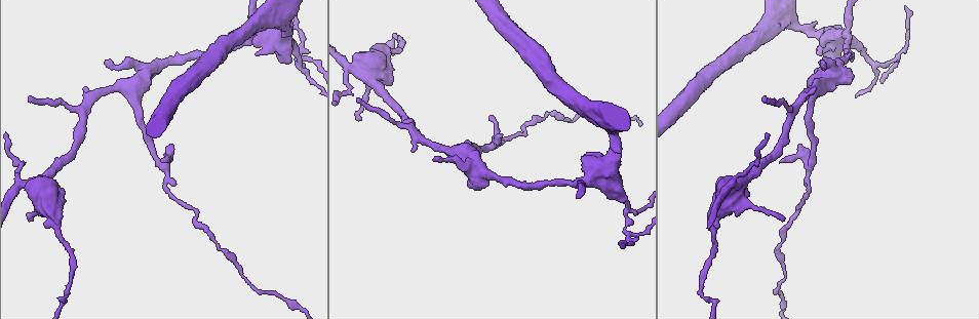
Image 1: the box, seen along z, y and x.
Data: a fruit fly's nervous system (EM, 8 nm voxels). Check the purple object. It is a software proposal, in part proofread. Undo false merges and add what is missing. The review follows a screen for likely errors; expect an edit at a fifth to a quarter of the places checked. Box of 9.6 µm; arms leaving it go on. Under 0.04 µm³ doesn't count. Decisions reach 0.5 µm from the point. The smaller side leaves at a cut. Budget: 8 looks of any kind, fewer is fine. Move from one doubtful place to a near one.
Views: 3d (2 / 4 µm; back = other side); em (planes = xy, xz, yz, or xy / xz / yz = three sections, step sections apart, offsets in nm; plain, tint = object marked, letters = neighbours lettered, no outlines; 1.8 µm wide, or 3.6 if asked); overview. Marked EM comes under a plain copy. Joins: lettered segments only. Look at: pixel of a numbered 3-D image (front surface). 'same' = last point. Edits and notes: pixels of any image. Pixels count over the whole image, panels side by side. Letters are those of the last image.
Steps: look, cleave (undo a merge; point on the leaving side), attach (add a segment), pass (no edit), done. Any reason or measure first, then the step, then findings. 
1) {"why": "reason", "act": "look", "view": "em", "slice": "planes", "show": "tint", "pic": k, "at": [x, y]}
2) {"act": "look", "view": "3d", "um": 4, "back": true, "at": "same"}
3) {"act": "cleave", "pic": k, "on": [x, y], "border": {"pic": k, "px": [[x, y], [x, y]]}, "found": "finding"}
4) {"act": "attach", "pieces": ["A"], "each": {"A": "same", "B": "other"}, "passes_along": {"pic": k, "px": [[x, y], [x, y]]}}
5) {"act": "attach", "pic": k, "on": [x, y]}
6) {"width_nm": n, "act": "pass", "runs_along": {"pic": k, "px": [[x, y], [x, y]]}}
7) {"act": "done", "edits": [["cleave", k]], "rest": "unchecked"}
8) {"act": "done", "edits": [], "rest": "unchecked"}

{"why": "thick turns thin", "act": "look", "view": "em", "um": 3.6, "slice": "yz", "step": 16, "show": "tint", "pic": 1, "at": [385, 48]}

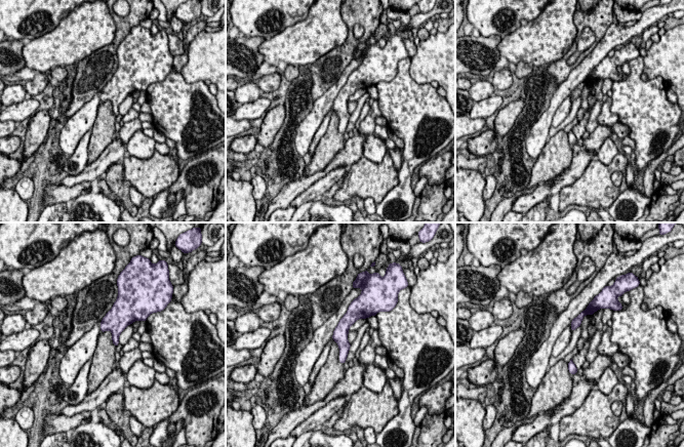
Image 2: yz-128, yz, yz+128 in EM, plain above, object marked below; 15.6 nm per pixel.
{"why": "see the neighbours", "act": "look", "view": "em", "um": 3.6, "slice": "yz", "step": 16, "show": "letters", "at": "same"}

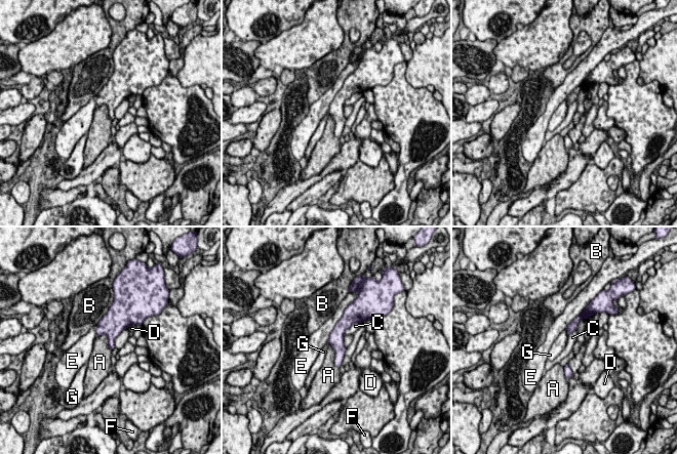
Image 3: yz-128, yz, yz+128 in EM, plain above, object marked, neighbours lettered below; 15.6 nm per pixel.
{"act": "pass", "each": {"A": "other", "B": "other", "C": "other", "D": "other", "E": "other", "F": "other", "G": "other"}, "found": "continuous, no second neuron"}

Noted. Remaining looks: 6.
{"why": "tapers out", "act": "look", "view": "em", "slice": "planes", "show": "letters", "pic": 1, "at": [356, 117]}

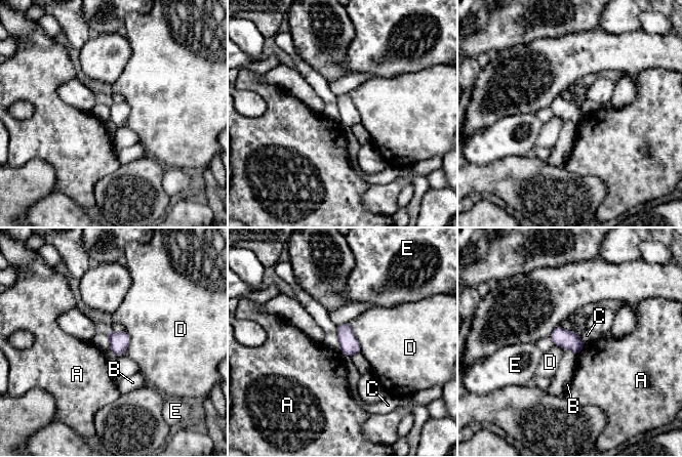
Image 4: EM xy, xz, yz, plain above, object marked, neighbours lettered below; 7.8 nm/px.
{"longest_contact_nm": ["D", 260], "act": "pass", "each": {"A": "other", "B": "other", "C": "other", "D": "other", "E": "other"}, "border": {"pic": 4, "px": [[585, 343], [576, 356]]}, "found": "no lettered segment goes on from it"}

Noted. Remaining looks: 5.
{"why": "a narrow waist", "act": "look", "view": "3d", "um": 2, "pic": 1, "at": [629, 208]}

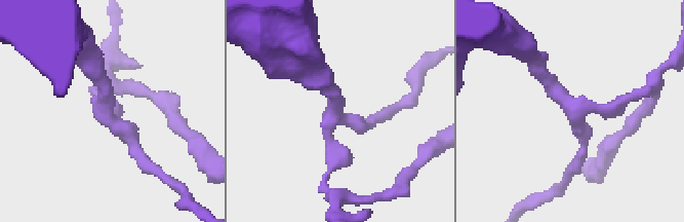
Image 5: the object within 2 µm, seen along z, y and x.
{"arms": 3, "why": "need the tissue", "act": "look", "view": "em", "slice": "planes", "show": "letters", "pic": 5, "at": [105, 105]}

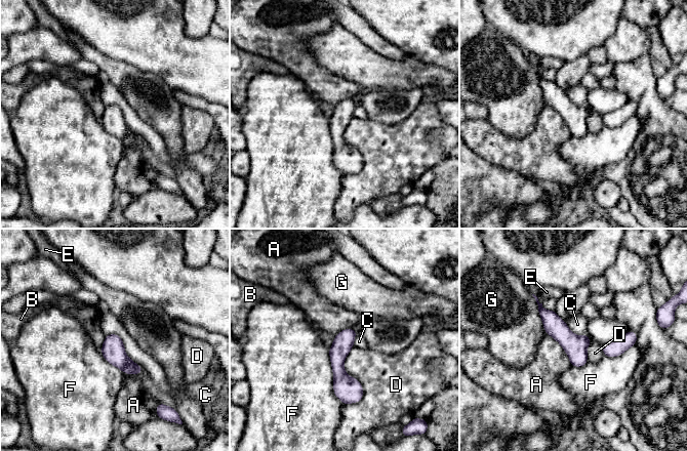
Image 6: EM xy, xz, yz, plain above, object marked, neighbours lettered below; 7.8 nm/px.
{"act": "pass", "each": {"A": "other", "B": "other", "C": "other", "D": "other", "E": "other", "F": "other", "G": "other"}, "runs_along": {"pic": 6, "px": [[351, 331], [338, 351], [348, 401]]}, "found": "one neuron here"}

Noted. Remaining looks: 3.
{"act": "done", "edits": [], "rest": "unchecked"}

